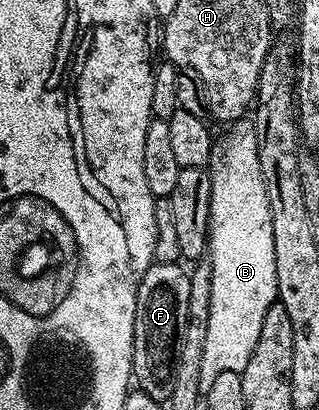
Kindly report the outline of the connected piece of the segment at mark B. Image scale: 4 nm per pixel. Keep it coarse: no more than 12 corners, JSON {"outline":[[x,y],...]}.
{"outline":[[251,119],[213,149],[200,390],[242,373],[276,304]]}

